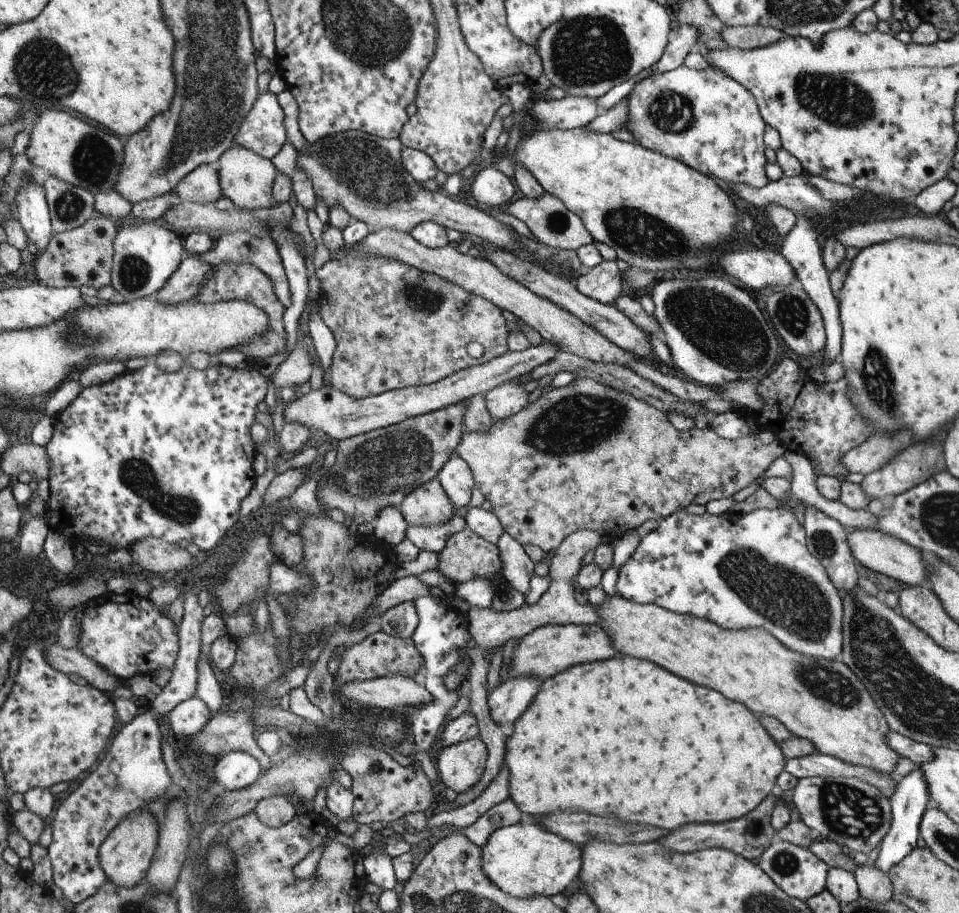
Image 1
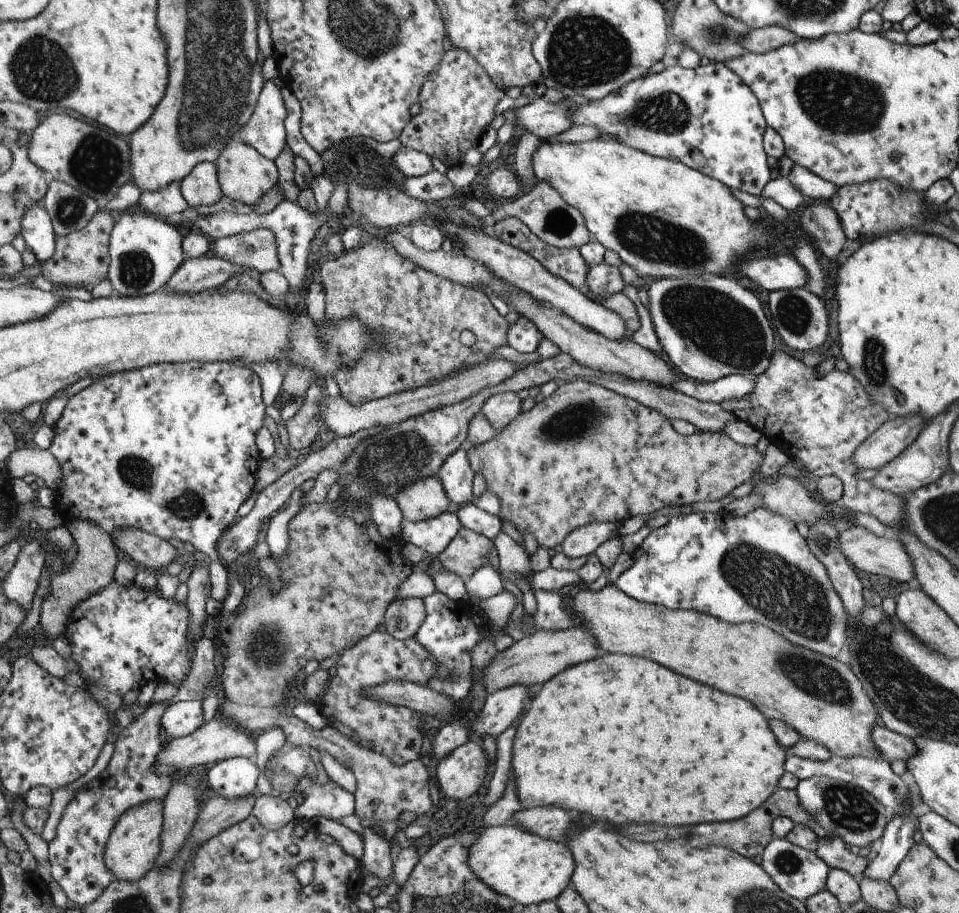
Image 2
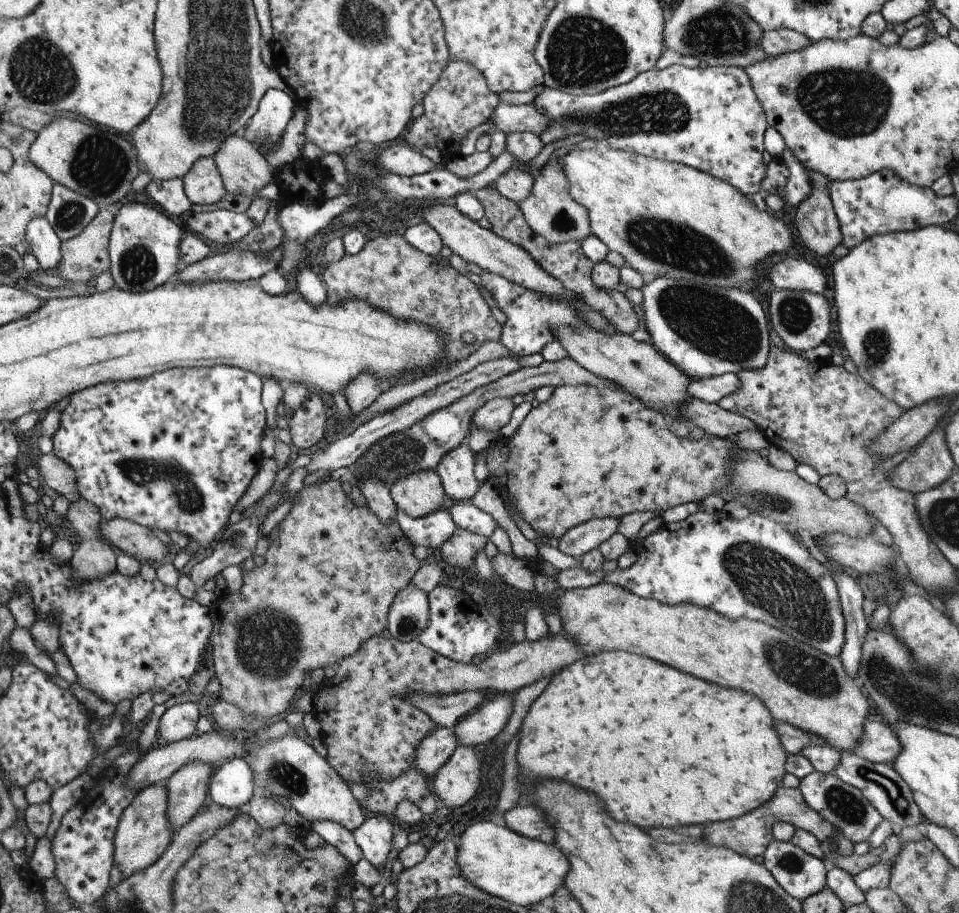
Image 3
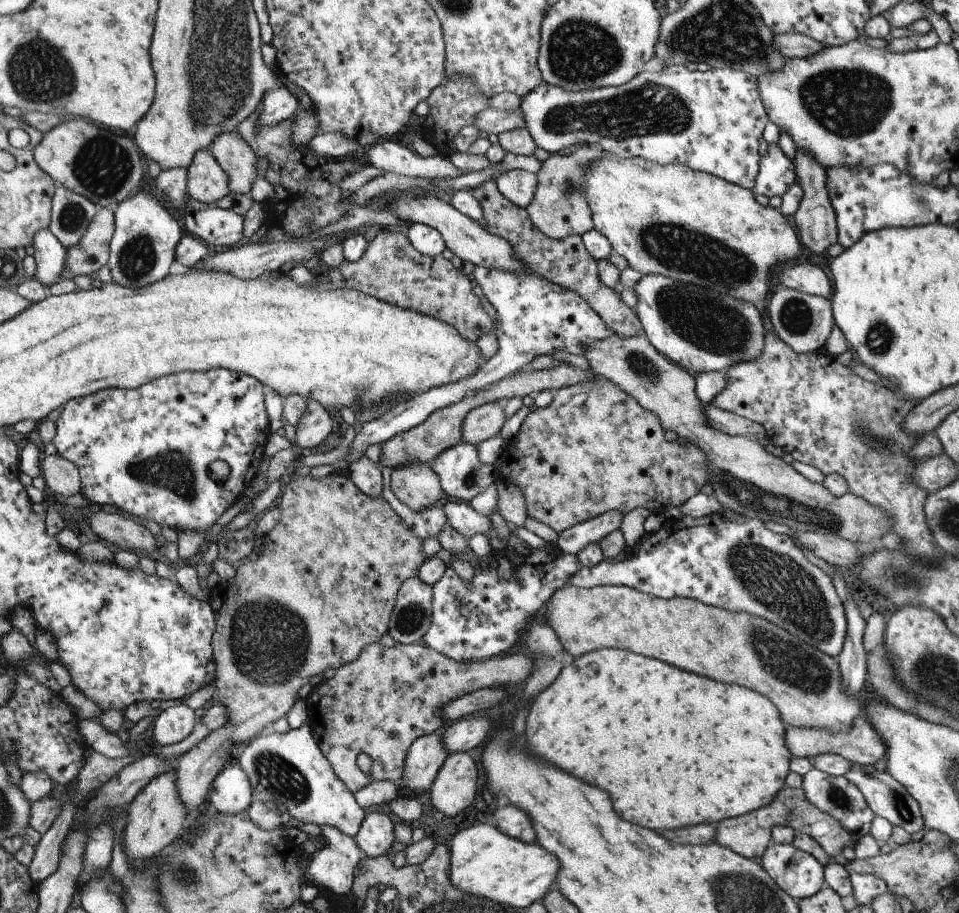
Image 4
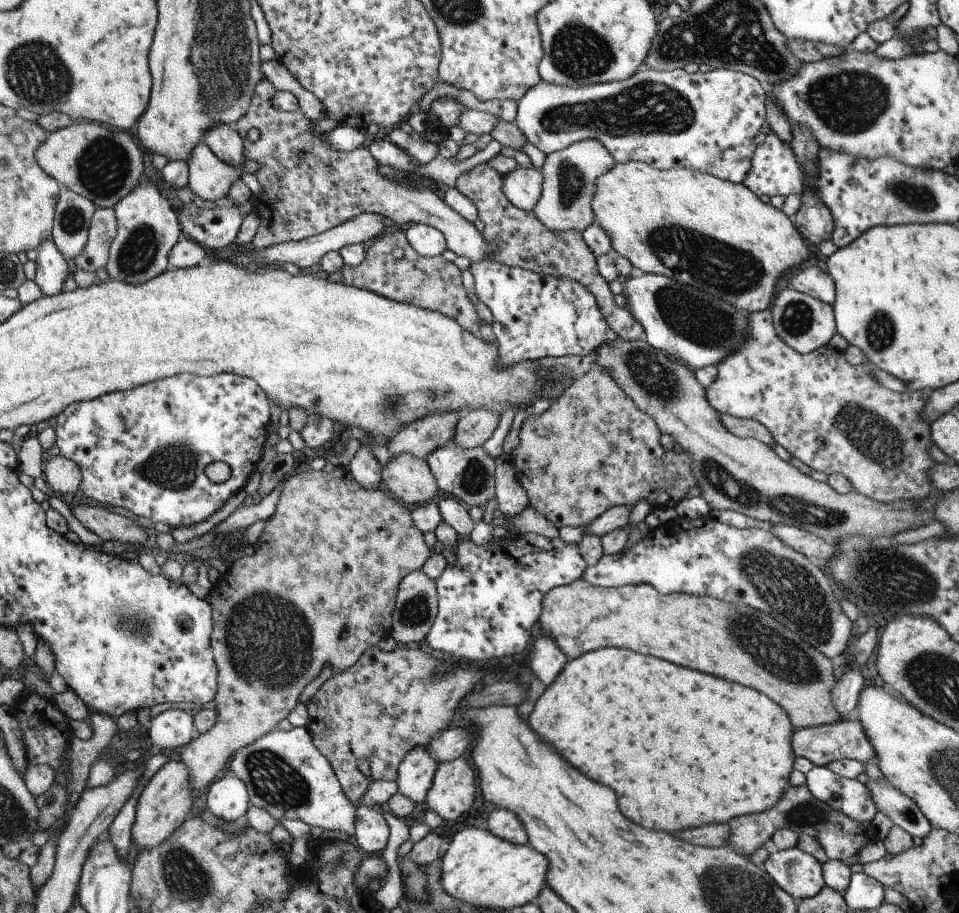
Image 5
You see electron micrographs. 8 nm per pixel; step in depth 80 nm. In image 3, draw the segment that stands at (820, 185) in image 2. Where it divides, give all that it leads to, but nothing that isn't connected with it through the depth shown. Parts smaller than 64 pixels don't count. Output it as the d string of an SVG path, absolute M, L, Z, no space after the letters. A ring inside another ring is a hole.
M786 147L781 157L790 170L789 181L785 186L785 205L798 206L810 195L811 180L805 166L795 157L795 152Z

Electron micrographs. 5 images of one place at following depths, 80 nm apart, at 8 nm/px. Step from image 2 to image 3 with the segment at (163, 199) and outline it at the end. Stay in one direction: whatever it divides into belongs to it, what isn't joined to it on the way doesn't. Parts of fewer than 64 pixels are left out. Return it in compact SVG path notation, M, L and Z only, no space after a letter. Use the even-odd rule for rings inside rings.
M183 177L154 179L148 183L146 190L153 204L162 206L172 216L191 212L191 202L185 193Z

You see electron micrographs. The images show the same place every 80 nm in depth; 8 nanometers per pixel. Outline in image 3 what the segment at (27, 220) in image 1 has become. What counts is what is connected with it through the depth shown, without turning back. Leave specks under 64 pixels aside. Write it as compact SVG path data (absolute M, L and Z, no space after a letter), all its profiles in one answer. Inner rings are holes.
M46 216L36 217L29 223L26 242L39 262L39 271L54 270L62 264L62 242Z

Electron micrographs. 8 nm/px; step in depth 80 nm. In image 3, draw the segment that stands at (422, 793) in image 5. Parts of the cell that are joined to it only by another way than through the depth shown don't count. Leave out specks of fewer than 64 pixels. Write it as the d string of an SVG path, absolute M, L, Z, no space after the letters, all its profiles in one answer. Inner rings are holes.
M437 727L426 735L415 748L413 764L430 783L438 769L452 756L458 746L453 728Z

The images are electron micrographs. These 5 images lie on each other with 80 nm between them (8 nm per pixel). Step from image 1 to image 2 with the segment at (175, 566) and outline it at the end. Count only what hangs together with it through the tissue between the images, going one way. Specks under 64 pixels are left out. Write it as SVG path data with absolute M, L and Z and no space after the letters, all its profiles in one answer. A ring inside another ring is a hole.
M120 530L110 538L124 557L152 570L176 562L180 553L166 540L142 530Z

